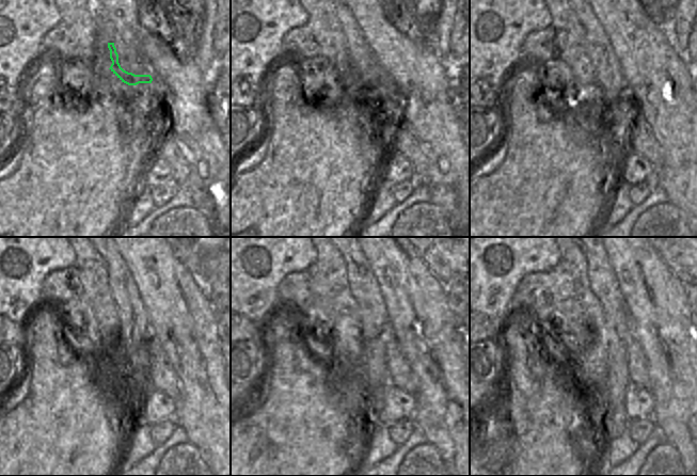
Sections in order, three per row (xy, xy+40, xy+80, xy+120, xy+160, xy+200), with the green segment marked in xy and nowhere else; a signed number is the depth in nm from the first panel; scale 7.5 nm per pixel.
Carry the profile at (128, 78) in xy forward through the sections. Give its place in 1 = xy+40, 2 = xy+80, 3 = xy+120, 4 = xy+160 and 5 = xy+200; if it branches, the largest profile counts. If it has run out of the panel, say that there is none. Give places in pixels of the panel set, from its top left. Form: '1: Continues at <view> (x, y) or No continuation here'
1: Continues at xy+40 (369, 75)
2: Continues at xy+80 (613, 93)
3: Continues at xy+120 (133, 330)
4: Continues at xy+160 (363, 285)
5: Continues at xy+200 (601, 276).

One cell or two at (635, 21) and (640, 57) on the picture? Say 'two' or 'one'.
one

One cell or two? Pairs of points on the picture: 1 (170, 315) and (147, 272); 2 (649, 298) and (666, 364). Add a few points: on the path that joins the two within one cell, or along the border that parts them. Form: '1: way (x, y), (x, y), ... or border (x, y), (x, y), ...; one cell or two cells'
1: way (170, 304), (170, 301), (156, 287), (156, 283); one cell
2: way (662, 314), (666, 327), (666, 348); one cell

